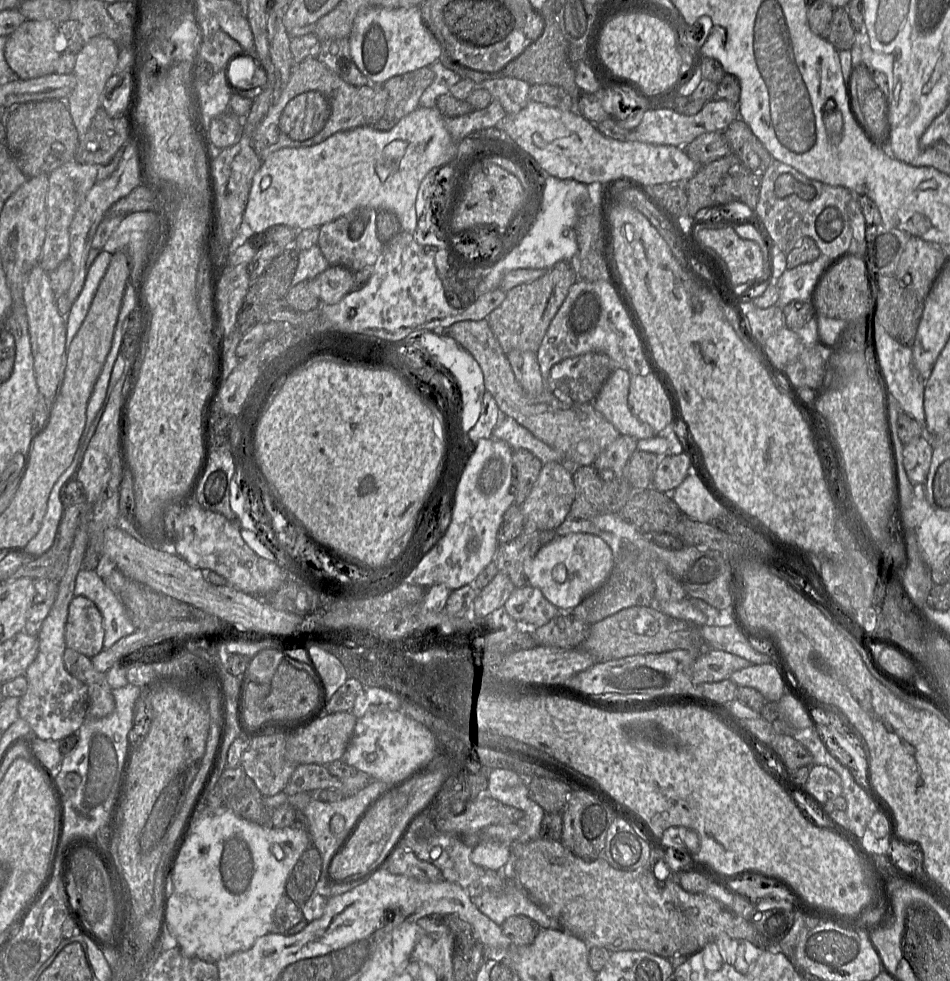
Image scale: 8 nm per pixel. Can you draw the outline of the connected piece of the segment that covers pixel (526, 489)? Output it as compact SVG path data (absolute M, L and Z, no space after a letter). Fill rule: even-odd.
M513 450L514 503L521 506L537 481L543 468L542 462L527 450Z

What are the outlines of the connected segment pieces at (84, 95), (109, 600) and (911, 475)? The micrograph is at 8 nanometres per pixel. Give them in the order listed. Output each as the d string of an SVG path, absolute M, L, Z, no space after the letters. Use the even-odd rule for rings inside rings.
M96 36L85 42L82 49L75 55L75 67L72 74L77 83L71 95L64 100L67 103L72 121L81 140L89 128L92 118L100 107L101 95L107 80L114 74L118 62L119 49L113 40L105 36Z
M81 569L77 574L75 596L85 596L95 603L103 617L104 648L111 647L122 637L131 635L136 627L119 597L110 589L100 570Z
M927 431L926 437L919 437L918 439L914 439L912 442L904 445L903 447L903 466L907 473L907 476L913 485L924 485L927 474L929 472L930 463L932 460L932 452L933 447L927 440Z

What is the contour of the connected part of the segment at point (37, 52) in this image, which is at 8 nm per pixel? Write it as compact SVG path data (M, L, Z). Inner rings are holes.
M25 20L7 37L4 55L16 78L26 80L54 73L55 62L60 56L60 53L55 50L57 34L58 25L51 20Z

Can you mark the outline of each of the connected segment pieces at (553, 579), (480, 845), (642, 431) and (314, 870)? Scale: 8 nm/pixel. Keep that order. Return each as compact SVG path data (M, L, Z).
M571 533L557 536L523 566L528 584L538 588L561 611L571 611L586 597L600 589L614 568L614 557L609 545L589 533Z
M516 823L496 824L481 831L479 842L472 848L471 861L483 868L501 872L511 855L511 846L523 833Z
M615 368L593 400L593 406L620 435L636 440L654 437L657 433L648 424L637 419L629 409L630 380L631 375L626 370Z
M311 846L300 856L285 885L285 895L302 905L319 889L322 859Z

